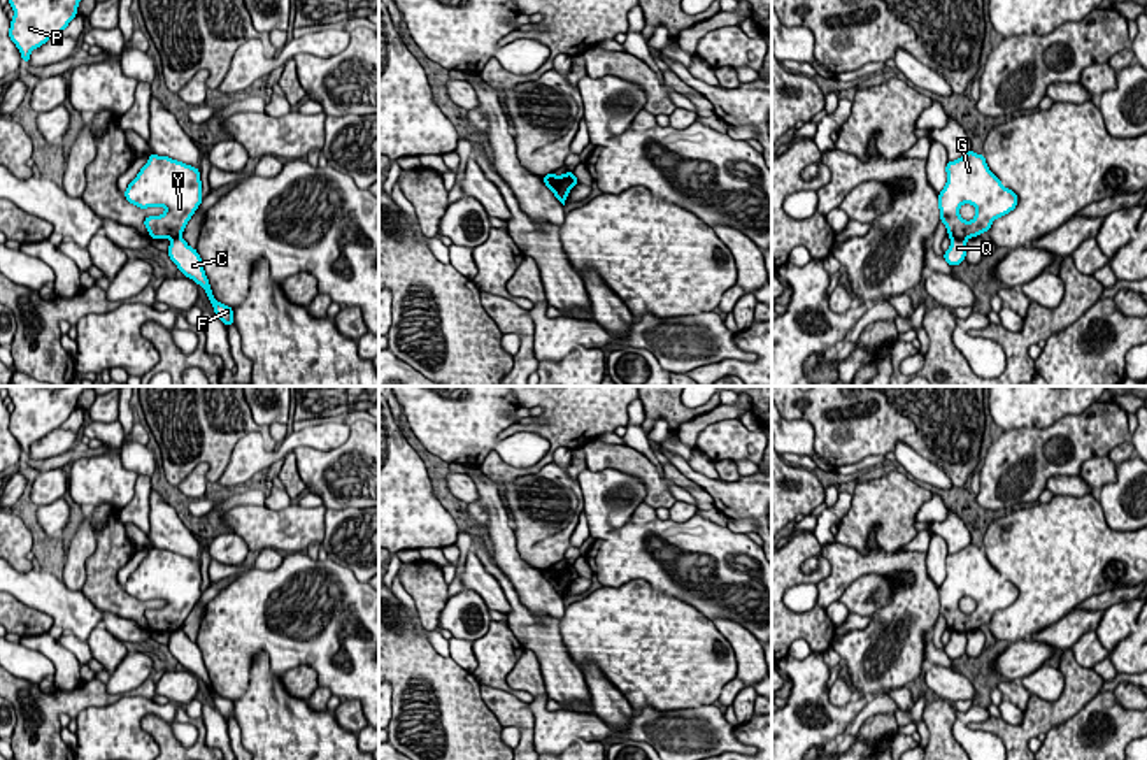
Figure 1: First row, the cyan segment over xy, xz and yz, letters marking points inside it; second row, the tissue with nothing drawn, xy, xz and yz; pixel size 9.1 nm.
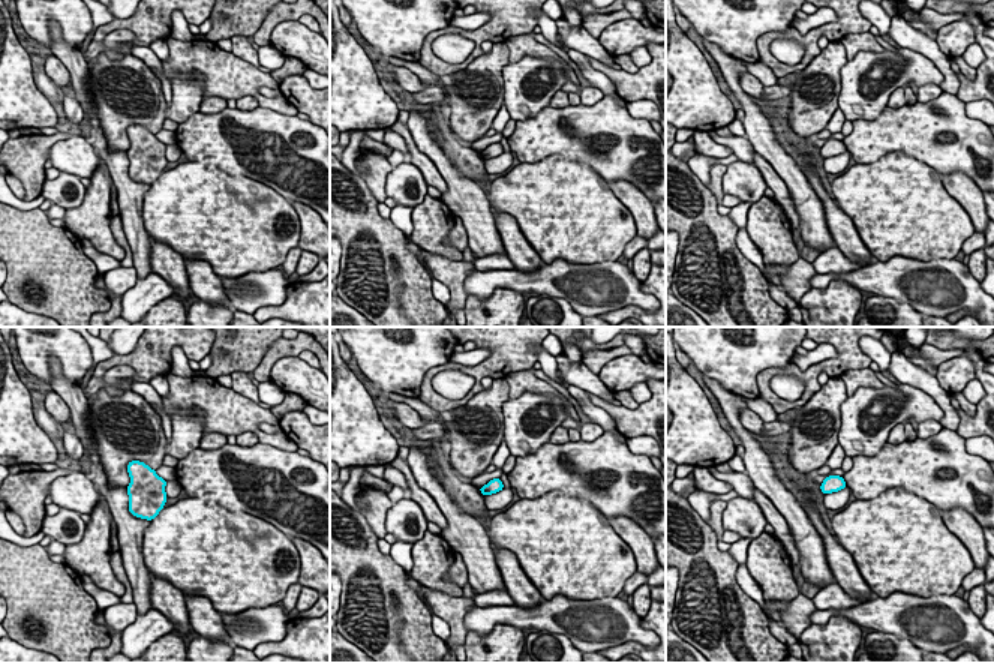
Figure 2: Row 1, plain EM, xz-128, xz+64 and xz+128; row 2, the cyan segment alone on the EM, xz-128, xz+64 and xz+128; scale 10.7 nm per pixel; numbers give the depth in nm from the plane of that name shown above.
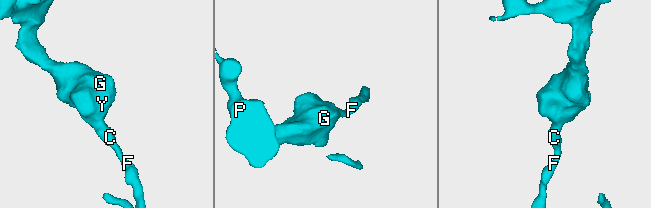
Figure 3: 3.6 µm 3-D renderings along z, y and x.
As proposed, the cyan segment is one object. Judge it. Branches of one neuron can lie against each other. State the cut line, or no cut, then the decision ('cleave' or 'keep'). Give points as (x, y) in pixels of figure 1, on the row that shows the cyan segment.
yz (951, 237), (965, 241) | cleave

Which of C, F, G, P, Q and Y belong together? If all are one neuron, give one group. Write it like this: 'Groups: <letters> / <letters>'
Groups: C F Q / G P Y

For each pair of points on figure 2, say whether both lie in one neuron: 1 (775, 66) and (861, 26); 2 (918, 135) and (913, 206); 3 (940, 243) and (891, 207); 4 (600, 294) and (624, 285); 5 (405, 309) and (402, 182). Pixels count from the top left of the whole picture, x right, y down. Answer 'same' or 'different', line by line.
1: same
2: different
3: same
4: same
5: different

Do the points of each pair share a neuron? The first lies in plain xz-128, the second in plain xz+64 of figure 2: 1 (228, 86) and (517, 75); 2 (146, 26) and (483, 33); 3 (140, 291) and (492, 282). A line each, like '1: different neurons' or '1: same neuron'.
1: different neurons
2: same neuron
3: same neuron

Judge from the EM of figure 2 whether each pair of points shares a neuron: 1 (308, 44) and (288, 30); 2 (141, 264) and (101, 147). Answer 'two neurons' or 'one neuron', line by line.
1: one neuron
2: one neuron

